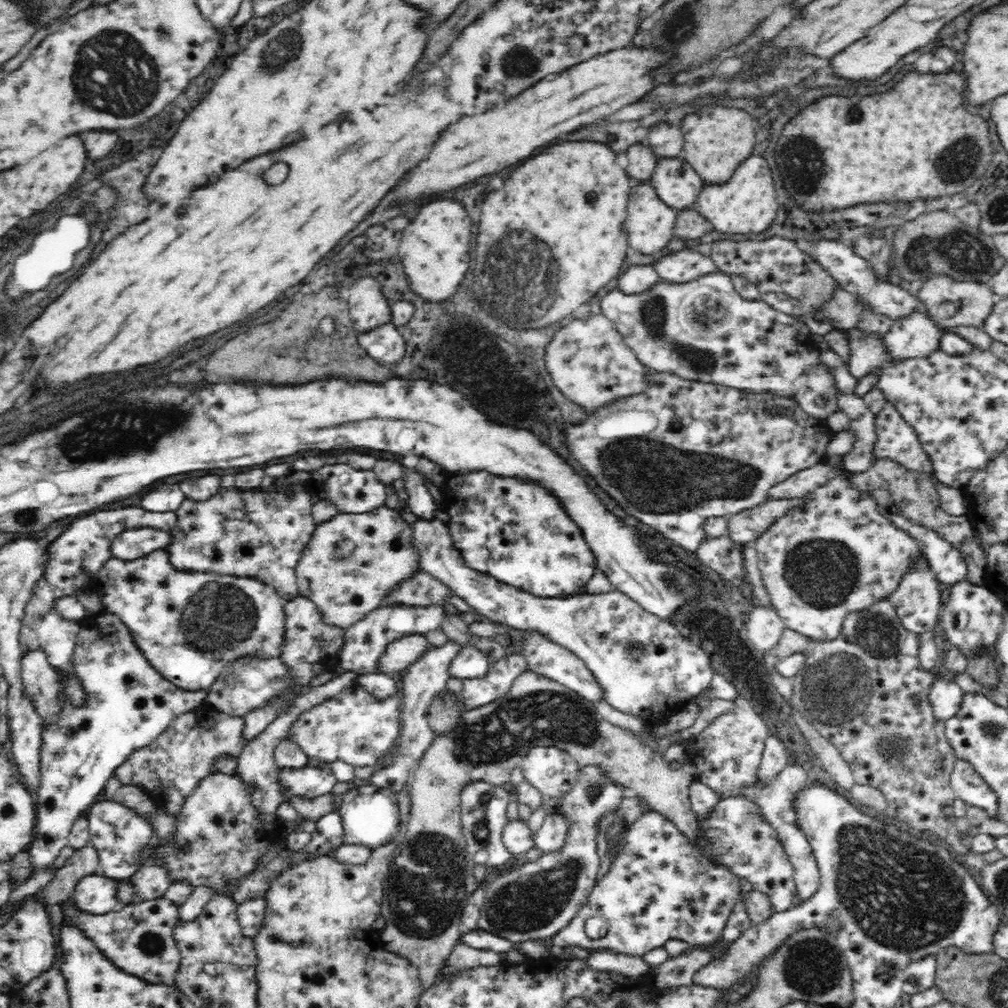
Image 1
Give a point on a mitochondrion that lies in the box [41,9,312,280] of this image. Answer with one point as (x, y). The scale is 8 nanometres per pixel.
(133, 64)

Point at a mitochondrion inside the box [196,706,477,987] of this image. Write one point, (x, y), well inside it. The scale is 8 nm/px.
(425, 889)

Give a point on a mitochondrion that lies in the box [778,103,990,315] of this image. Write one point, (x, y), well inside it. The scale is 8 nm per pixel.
(955, 164)

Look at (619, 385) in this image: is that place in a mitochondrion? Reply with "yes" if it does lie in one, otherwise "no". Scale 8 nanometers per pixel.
no

